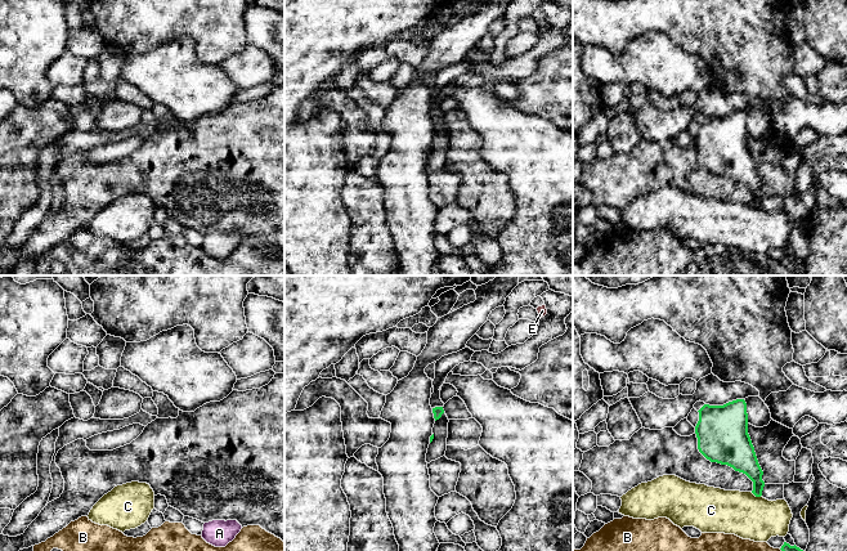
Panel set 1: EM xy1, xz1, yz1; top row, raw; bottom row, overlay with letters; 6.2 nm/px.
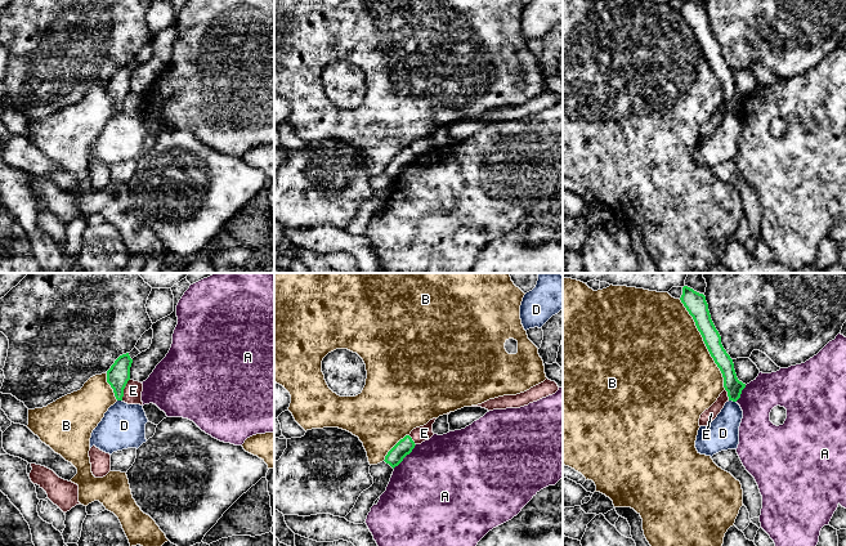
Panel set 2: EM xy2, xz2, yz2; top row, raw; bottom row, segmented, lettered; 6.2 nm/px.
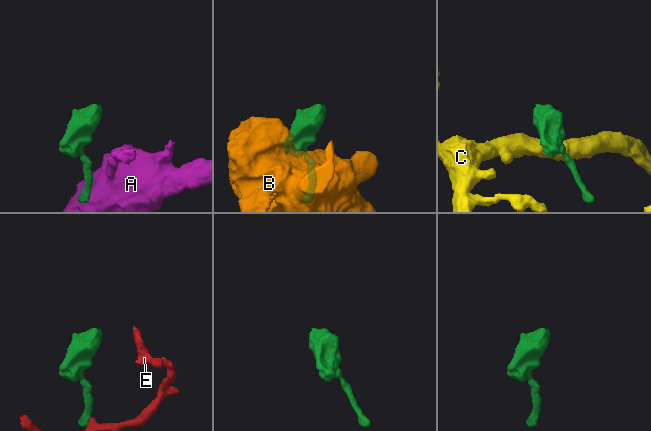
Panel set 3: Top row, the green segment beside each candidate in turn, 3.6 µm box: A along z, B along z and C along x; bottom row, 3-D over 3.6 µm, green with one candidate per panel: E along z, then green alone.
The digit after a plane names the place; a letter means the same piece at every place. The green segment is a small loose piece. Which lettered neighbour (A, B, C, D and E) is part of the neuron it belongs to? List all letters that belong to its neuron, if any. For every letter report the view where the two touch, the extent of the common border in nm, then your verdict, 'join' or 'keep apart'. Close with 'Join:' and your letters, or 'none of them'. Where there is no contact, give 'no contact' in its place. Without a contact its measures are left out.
A: contact in xz2; length 220 nm; keep apart
B: contact in yz2; length 650 nm; keep apart
C: contact in yz1; length 80 nm; keep apart
D: contact in yz2; length 50 nm; keep apart
E: contact in xy2; length 140 nm; keep apart
Join: none of them

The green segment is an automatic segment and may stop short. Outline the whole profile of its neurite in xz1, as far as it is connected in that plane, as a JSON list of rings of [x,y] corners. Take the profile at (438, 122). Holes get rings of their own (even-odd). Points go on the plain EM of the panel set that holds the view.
[[[465,59],[457,64],[452,64],[448,67],[442,68],[435,75],[435,90],[433,93],[434,104],[430,109],[430,117],[433,120],[435,133],[442,129],[444,125],[444,115],[440,111],[440,99],[443,98],[448,85],[460,75],[471,72],[471,68],[475,63],[470,59]]]

